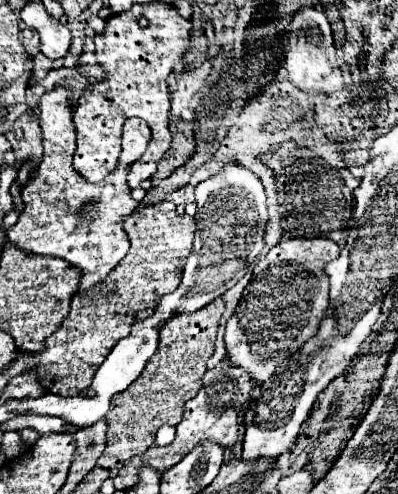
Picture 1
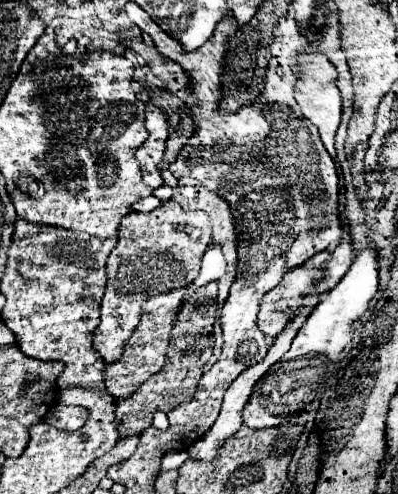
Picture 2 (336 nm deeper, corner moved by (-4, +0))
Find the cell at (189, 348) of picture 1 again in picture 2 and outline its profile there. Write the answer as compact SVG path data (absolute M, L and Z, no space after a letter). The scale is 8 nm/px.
M197 293L195 297L185 301L183 309L181 309L183 321L173 323L171 343L167 349L167 361L165 361L163 369L157 375L153 375L151 379L147 379L145 383L141 383L133 395L129 395L125 399L117 399L115 419L117 419L117 431L119 431L121 439L129 437L133 433L141 433L143 429L151 427L153 415L157 411L171 413L175 407L189 403L189 399L195 397L199 379L203 375L203 367L211 359L211 353L213 353L213 323L215 323L213 319L199 321L205 315L205 309L199 309L199 305L207 303L207 301L201 301L199 297L201 297L201 293Z

